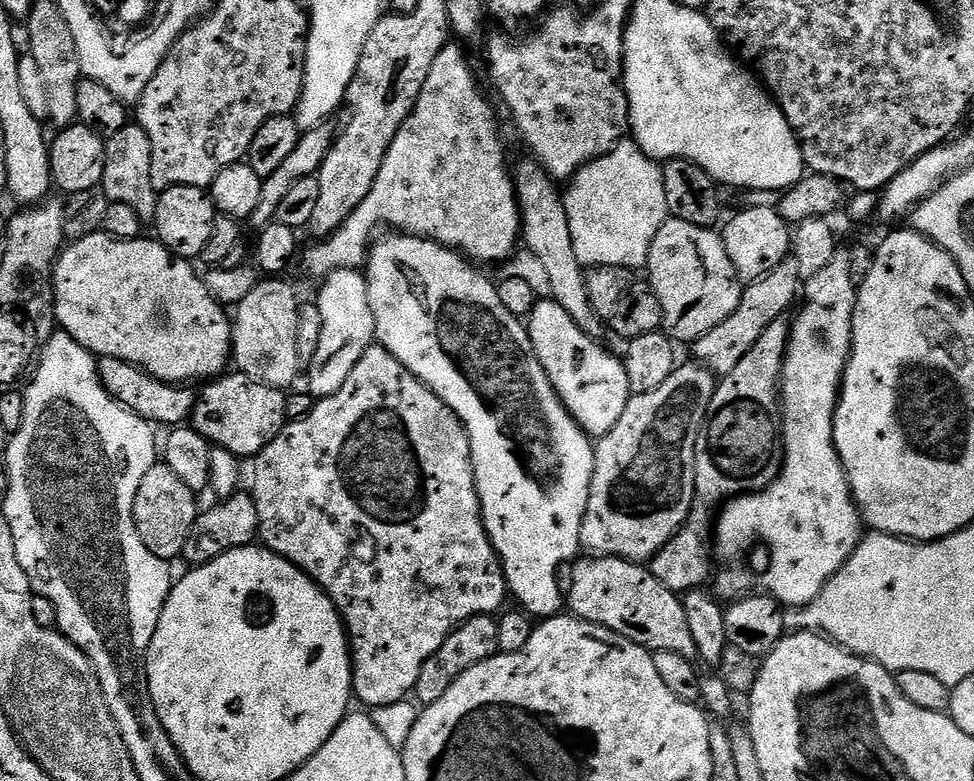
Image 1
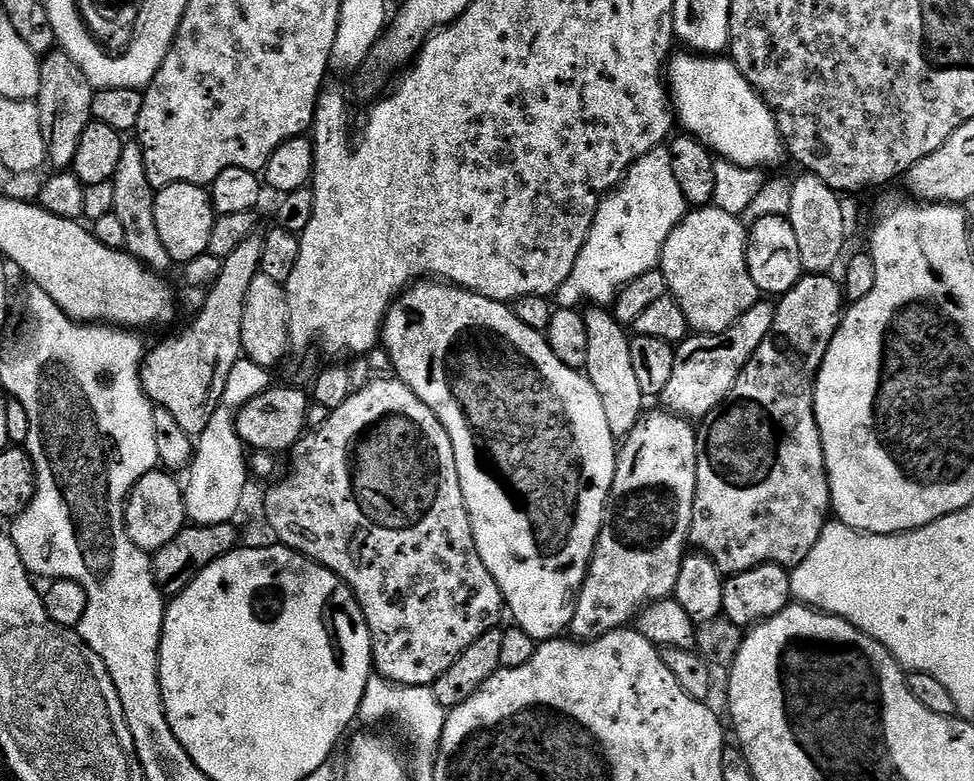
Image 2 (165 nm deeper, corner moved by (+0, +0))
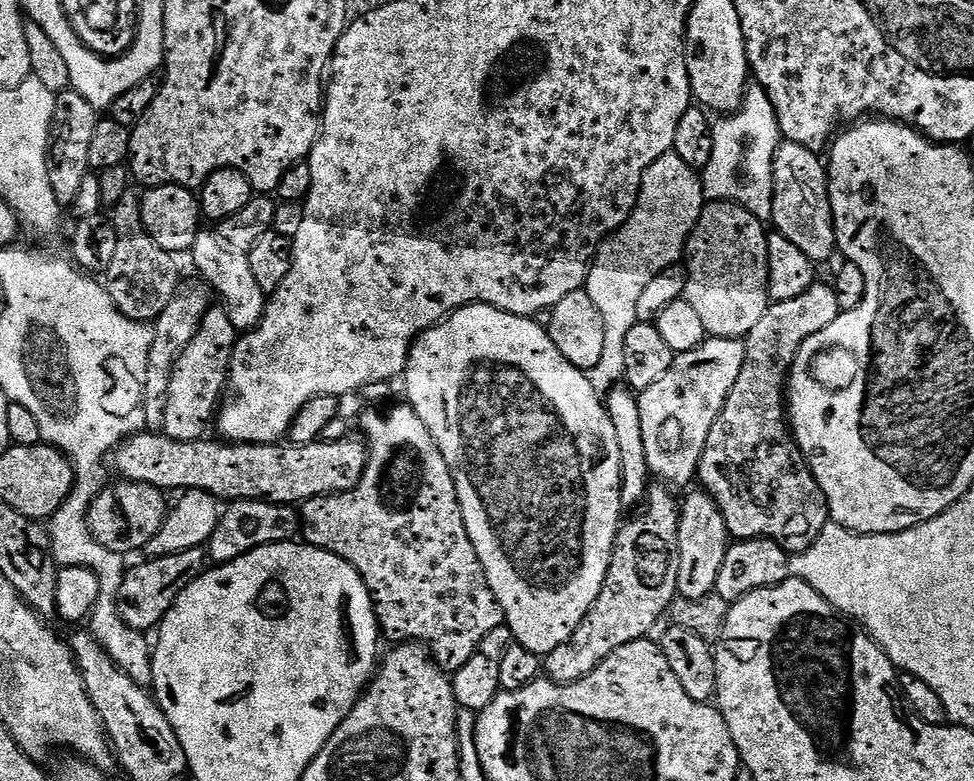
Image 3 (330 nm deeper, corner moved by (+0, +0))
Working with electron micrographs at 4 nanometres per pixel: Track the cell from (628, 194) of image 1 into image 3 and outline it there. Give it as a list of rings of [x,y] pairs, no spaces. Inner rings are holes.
[[[668,152],[658,158],[658,162],[650,166],[650,170],[646,170],[636,209],[630,214],[628,221],[597,248],[592,268],[588,271],[586,290],[594,301],[598,314],[602,314],[602,330],[606,330],[606,342],[602,345],[602,362],[590,369],[588,380],[601,398],[607,397],[624,380],[626,338],[630,335],[630,329],[638,322],[638,301],[642,299],[642,290],[646,290],[654,274],[662,274],[662,270],[673,267],[679,261],[676,259],[685,255],[688,237],[696,229],[696,223],[705,206],[706,199],[697,169],[686,166],[686,162],[682,162],[682,158],[678,158],[675,152]]]

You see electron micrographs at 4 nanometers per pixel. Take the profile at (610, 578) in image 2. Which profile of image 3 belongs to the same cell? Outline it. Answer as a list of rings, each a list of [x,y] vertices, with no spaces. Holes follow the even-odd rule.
[[[664,486],[649,487],[646,503],[639,513],[641,516],[629,524],[627,521],[621,527],[598,602],[590,606],[590,614],[582,618],[582,626],[578,626],[578,630],[574,630],[574,634],[570,634],[570,638],[558,646],[558,650],[543,657],[542,672],[547,679],[556,684],[573,684],[586,678],[586,674],[610,658],[618,646],[645,639],[650,626],[658,618],[666,616],[678,596],[676,587],[680,561],[680,504],[671,494]]]

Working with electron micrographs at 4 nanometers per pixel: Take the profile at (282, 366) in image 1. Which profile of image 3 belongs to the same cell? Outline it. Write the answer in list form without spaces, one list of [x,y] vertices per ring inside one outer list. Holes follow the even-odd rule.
[[[201,230],[190,253],[192,264],[197,268],[199,279],[222,299],[222,307],[230,314],[230,322],[234,322],[237,333],[250,332],[260,324],[264,316],[264,308],[268,304],[268,296],[258,286],[254,278],[254,270],[250,270],[250,262],[246,252],[239,252],[226,242],[215,231]]]

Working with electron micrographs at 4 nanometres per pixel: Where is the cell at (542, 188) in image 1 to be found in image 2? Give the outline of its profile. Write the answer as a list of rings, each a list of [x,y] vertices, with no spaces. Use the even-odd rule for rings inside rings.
[[[588,306],[583,309],[584,325],[586,326],[586,362],[584,368],[594,390],[598,390],[598,398],[602,398],[602,410],[606,410],[606,422],[610,422],[610,430],[613,436],[623,438],[634,430],[634,426],[645,415],[646,397],[642,386],[638,386],[638,378],[634,375],[634,365],[630,358],[630,346],[632,345],[629,333],[625,325],[616,323],[616,317],[604,306]]]

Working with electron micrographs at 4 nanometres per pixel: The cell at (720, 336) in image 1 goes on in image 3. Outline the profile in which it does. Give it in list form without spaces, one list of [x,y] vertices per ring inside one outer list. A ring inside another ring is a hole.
[[[714,336],[705,339],[698,350],[679,353],[673,359],[670,370],[666,370],[665,376],[658,378],[654,386],[639,393],[642,443],[646,446],[648,471],[655,479],[656,476],[660,479],[657,481],[673,489],[687,489],[687,484],[697,479],[710,430],[726,406],[730,390],[734,390],[738,374],[742,374],[745,358],[744,340],[727,340]]]

